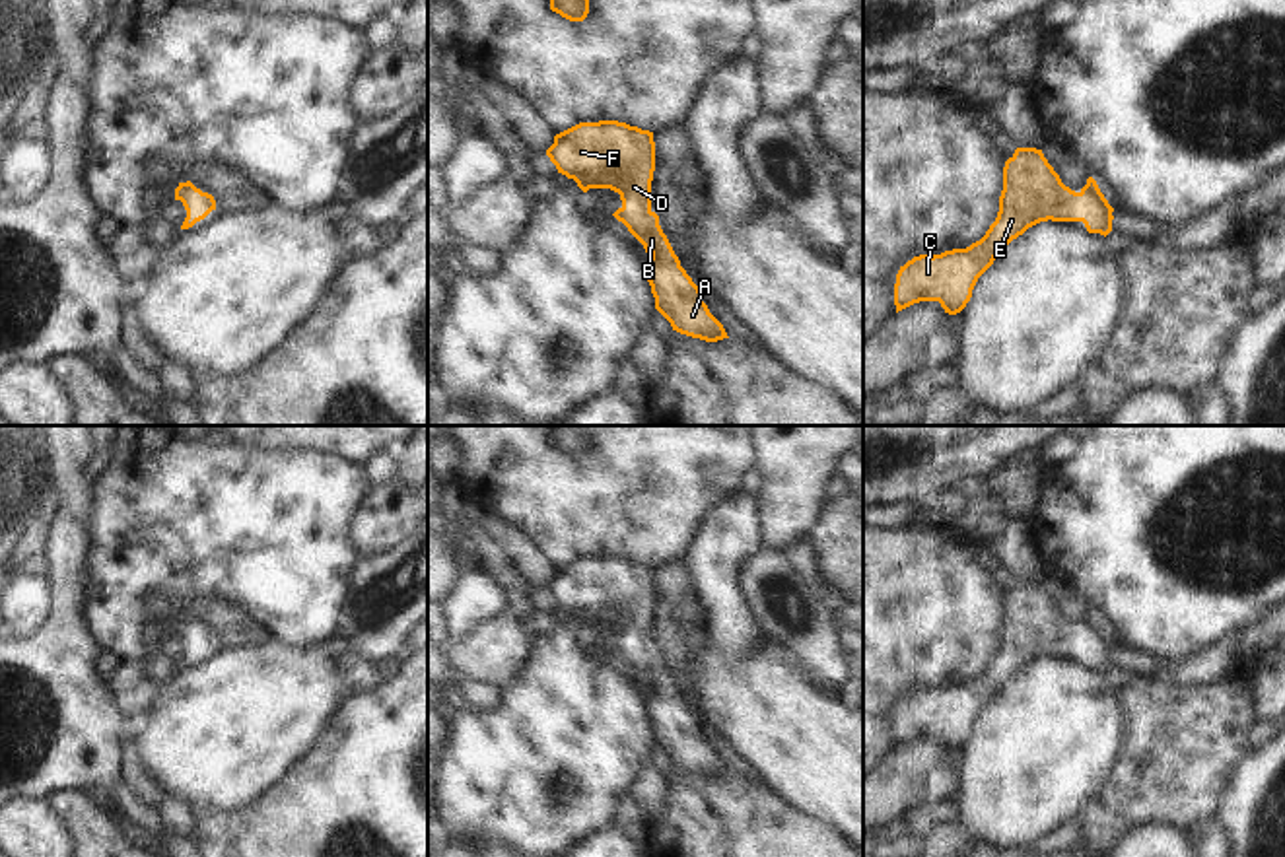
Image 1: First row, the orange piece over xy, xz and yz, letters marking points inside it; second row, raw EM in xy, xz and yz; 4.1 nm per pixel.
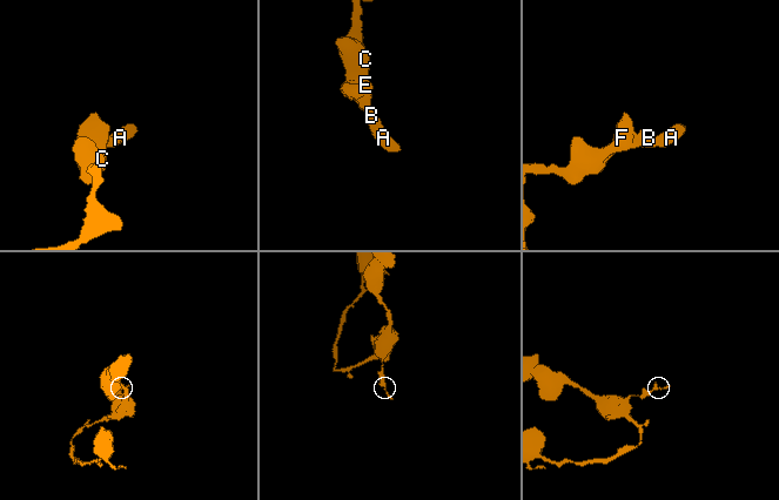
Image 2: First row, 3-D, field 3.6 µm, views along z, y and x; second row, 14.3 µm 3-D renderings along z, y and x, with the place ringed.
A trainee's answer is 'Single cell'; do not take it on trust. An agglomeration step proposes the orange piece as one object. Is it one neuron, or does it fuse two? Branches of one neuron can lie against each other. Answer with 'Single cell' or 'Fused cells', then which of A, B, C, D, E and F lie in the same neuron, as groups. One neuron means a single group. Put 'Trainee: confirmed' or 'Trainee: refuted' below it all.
Single cell. Groups: A B C D E F.
Trainee: confirmed

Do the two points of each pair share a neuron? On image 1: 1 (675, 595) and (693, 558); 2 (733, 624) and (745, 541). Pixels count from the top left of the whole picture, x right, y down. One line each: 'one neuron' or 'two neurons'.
1: two neurons
2: one neuron

